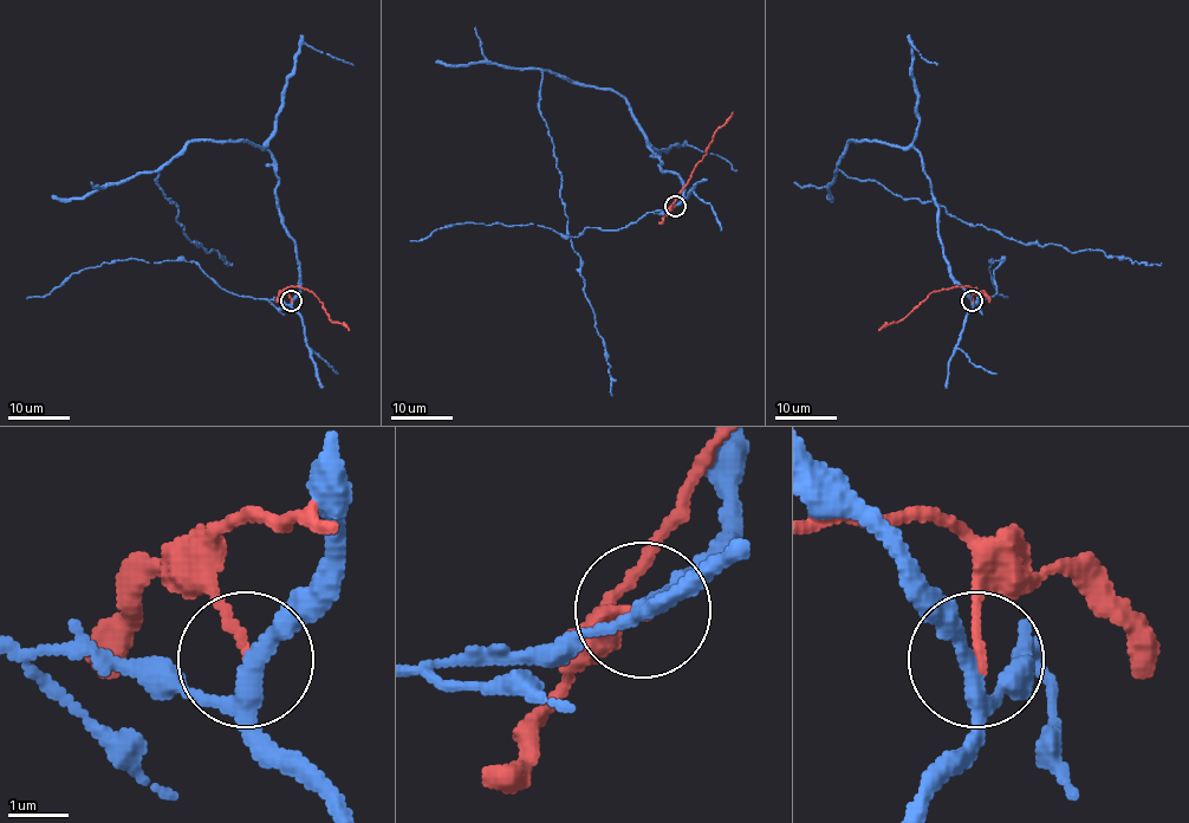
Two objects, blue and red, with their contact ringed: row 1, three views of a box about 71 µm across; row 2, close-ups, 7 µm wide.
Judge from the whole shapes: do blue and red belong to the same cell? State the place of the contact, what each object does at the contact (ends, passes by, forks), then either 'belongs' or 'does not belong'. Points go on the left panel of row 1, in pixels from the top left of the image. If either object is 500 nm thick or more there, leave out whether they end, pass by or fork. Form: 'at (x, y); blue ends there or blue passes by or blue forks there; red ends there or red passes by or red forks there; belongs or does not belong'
at (291, 300); blue forks there; red ends there; does not belong

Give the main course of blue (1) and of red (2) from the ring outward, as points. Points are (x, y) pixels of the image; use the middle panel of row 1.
1: (675, 206), (682, 199), (681, 179), (663, 170), (622, 96), (546, 70), (538, 110), (612, 395)
2: (675, 206), (671, 206), (715, 134), (733, 112)

